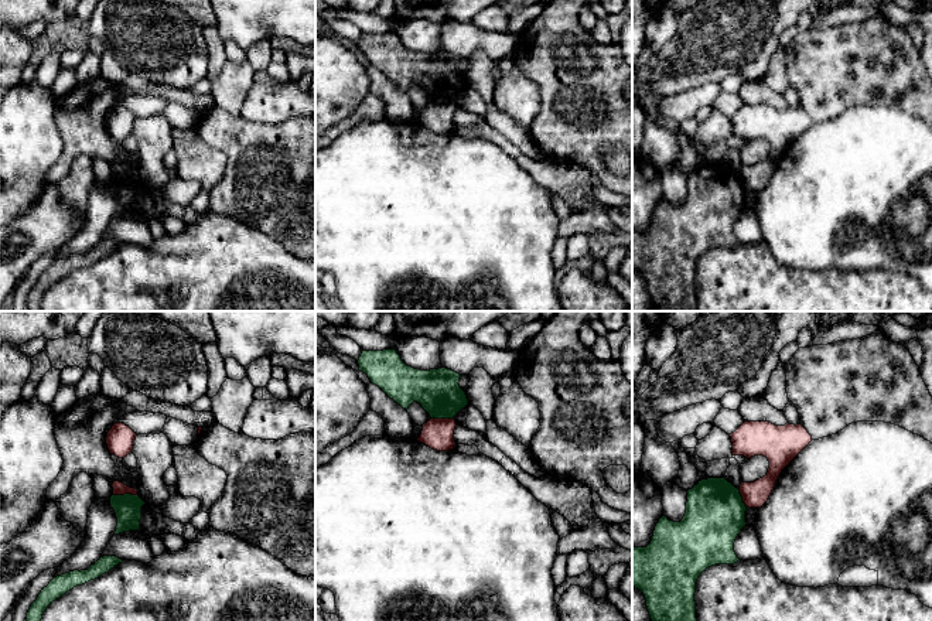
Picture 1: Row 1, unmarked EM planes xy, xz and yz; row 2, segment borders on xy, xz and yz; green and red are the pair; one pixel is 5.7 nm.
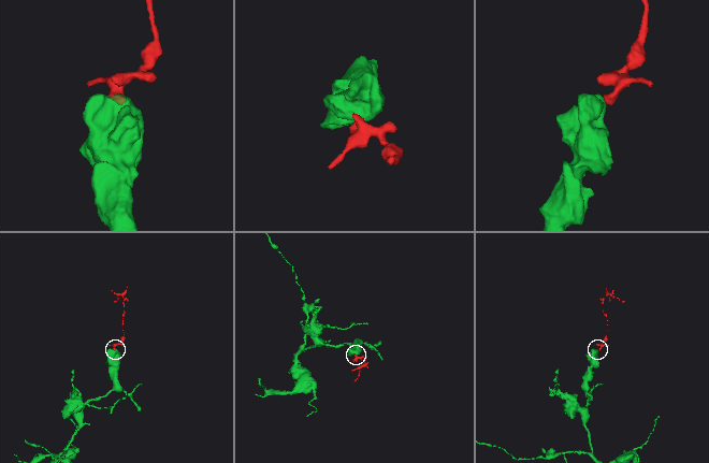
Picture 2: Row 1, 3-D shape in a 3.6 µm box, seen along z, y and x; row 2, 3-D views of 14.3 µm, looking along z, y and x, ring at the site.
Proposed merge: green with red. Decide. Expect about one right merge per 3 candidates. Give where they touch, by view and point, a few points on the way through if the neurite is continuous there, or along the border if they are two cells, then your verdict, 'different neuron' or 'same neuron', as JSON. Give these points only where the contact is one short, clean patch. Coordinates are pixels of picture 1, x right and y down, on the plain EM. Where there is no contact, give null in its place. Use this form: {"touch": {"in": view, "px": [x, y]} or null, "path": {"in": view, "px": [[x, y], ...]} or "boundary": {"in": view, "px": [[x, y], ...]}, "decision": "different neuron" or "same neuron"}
{"touch": {"in": "xy", "px": [125, 177]}, "boundary": {"in": "xy", "px": [[136, 177], [113, 178]]}, "decision": "different neuron"}

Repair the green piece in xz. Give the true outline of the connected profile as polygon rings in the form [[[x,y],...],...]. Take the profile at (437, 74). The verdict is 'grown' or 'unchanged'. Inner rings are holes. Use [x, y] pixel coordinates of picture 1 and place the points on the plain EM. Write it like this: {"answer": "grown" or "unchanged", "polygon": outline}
{"answer": "unchanged", "polygon": [[[395,31],[362,34],[358,48],[373,68],[406,93],[417,85],[431,102],[454,102],[468,88],[467,78],[458,68],[460,57],[444,50],[414,52],[402,44]]]}

